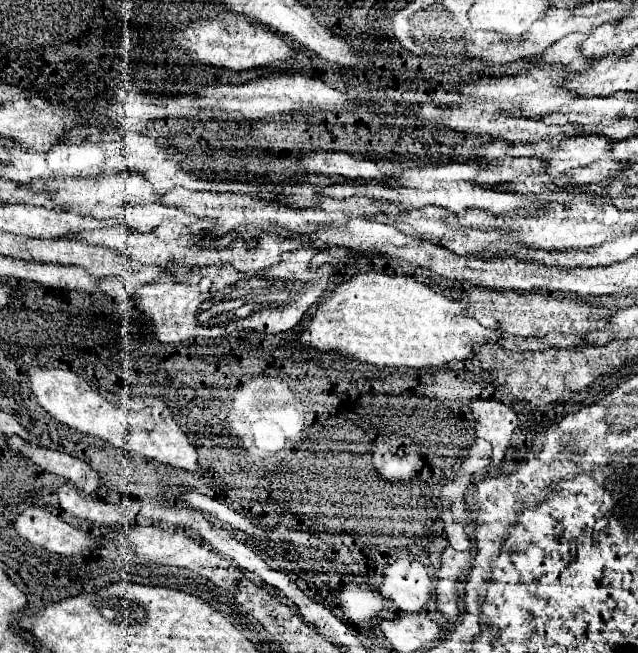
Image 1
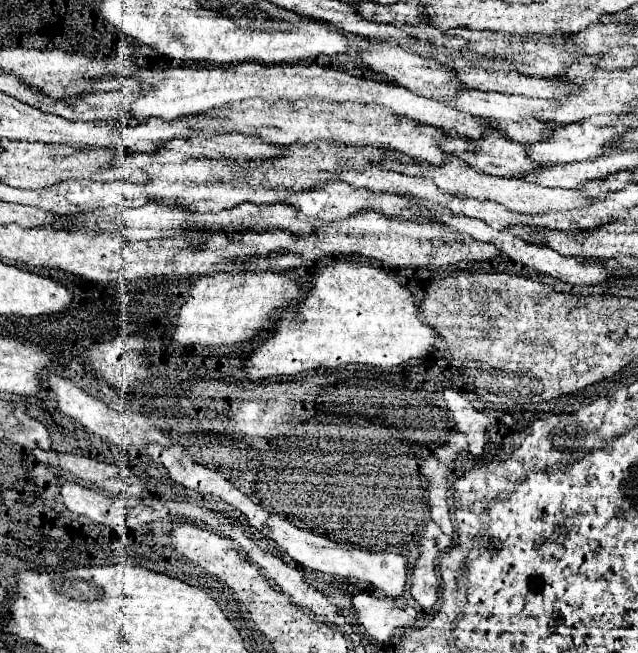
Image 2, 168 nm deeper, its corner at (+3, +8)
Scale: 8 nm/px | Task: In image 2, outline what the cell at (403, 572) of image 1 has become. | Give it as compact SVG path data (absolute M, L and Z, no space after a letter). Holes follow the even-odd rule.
M253 514L249 518L251 518L251 526L257 526L257 529L267 538L275 540L279 546L283 546L283 550L287 550L287 554L305 568L319 572L331 572L331 574L345 576L345 578L367 580L369 584L373 584L375 588L383 590L387 596L393 596L393 598L401 596L405 590L409 566L407 566L407 558L401 554L349 548L349 546L337 544L325 536L319 536L319 534L313 534L313 532L293 526L286 518L281 518L279 522L257 522L257 520L253 520L255 518Z

